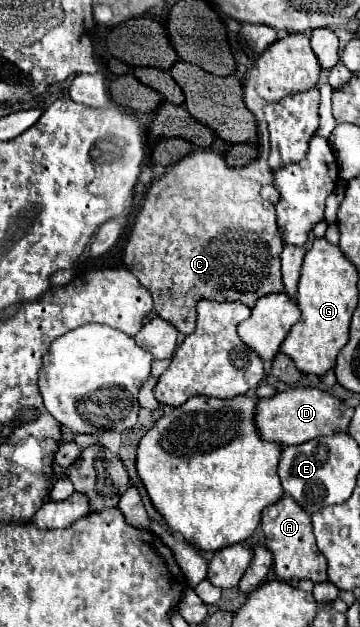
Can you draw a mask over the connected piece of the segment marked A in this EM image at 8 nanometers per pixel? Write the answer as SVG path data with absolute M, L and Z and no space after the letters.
M284 496L272 506L266 506L262 512L262 530L266 536L266 546L274 556L274 572L280 580L290 582L290 580L300 580L308 578L312 582L324 582L326 578L326 558L324 554L316 548L314 542L314 532L312 532L312 518L310 514L296 504L290 496Z

